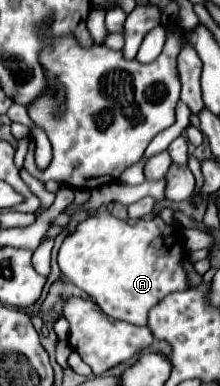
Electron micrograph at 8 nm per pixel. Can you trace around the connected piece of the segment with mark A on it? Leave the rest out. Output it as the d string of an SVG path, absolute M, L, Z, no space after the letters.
M112 214L90 216L78 224L76 232L62 242L58 252L60 270L72 284L84 290L108 316L130 322L134 326L146 326L150 308L158 304L164 296L188 288L186 270L180 266L184 258L186 258L186 248L182 234L172 226L166 226L160 216L142 218L136 224L118 220Z

